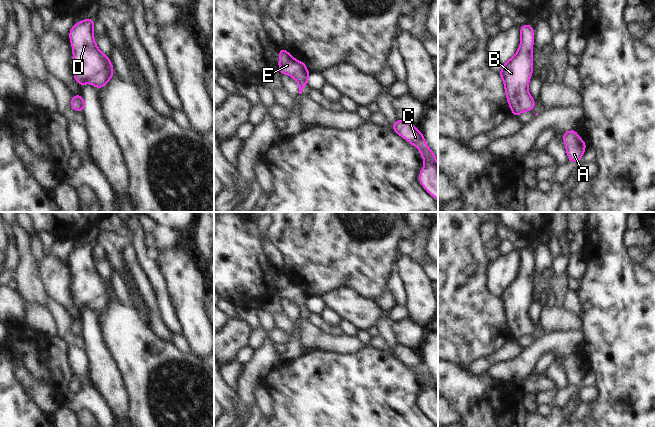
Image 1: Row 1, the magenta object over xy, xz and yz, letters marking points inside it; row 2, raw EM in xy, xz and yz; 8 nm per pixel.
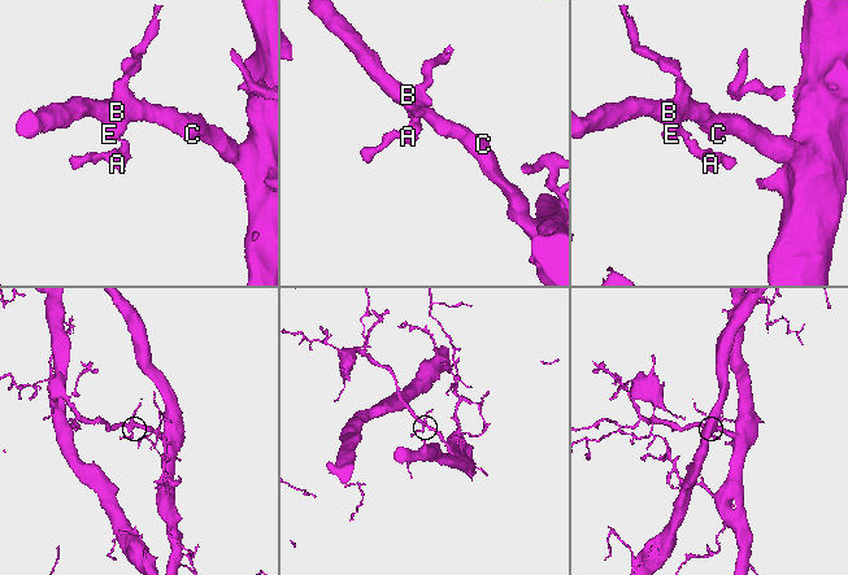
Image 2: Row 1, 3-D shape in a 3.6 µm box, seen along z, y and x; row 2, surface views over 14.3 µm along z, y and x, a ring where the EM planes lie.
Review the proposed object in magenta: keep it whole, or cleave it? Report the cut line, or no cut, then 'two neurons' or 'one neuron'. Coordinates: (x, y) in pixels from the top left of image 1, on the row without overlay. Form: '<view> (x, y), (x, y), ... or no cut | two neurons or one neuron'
no cut | one neuron

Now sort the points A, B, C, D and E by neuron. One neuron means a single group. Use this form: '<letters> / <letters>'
A B C D E

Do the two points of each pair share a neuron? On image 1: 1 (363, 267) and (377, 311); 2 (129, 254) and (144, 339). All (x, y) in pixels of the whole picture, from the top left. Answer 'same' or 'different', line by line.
1: different
2: different

